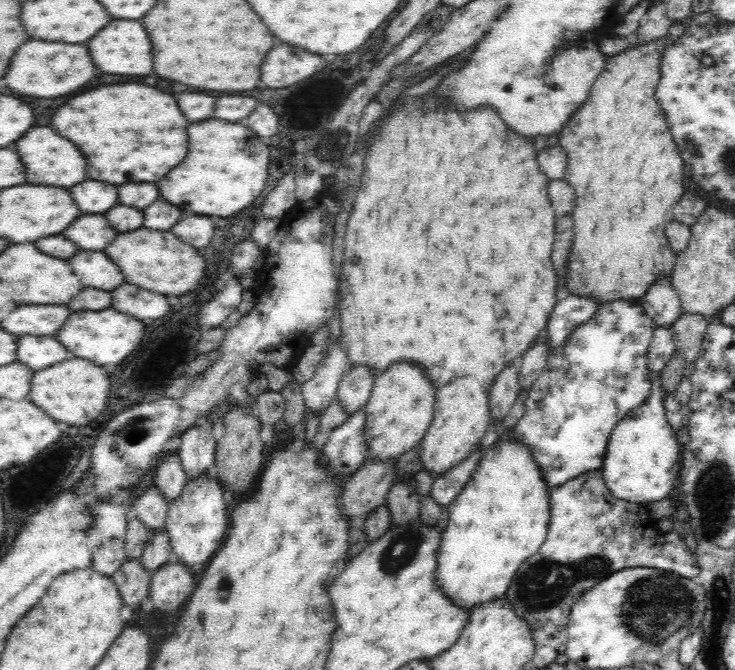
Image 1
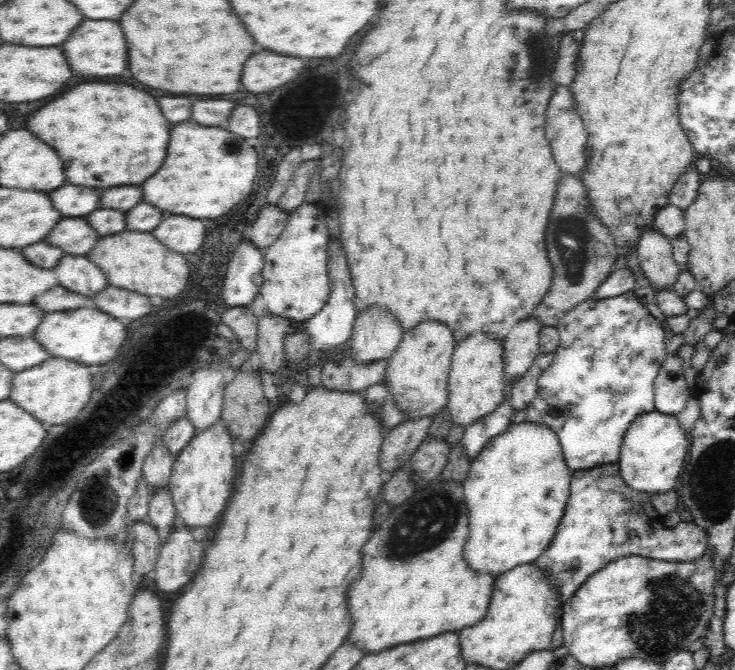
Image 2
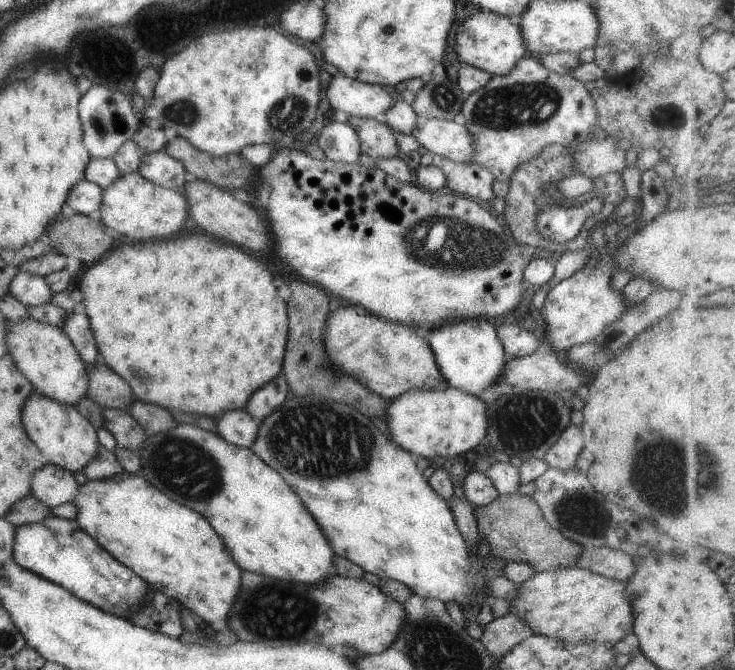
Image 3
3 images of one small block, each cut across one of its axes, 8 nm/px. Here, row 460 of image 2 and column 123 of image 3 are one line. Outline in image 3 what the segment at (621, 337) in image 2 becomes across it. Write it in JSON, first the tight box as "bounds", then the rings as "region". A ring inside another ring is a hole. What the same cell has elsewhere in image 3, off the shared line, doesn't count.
{"bounds":[12,514,150,620],"region":[[[50,514],[33,525],[15,527],[12,560],[19,568],[59,586],[73,597],[127,620],[141,606],[150,589],[145,580],[106,553],[75,520]]]}

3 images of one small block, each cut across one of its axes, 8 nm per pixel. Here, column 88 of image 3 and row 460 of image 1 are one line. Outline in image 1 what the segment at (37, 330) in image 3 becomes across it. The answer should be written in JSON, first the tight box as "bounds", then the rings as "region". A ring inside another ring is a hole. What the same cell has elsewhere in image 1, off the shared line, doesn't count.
{"bounds":[365,364,435,461],"region":[[[390,364],[376,375],[370,398],[365,404],[368,460],[384,461],[400,456],[424,438],[434,416],[435,386],[416,364]]]}

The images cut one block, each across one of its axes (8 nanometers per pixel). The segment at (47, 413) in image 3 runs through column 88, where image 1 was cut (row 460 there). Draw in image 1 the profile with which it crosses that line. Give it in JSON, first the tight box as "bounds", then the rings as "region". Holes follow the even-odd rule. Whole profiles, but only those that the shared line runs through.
{"bounds":[421,376,492,478],"region":[[[474,376],[456,378],[444,388],[435,392],[434,416],[424,438],[421,438],[422,465],[426,471],[434,473],[434,478],[439,474],[451,470],[458,465],[470,450],[480,442],[480,438],[486,433],[492,421],[489,405],[489,388],[484,388],[474,380]]]}

